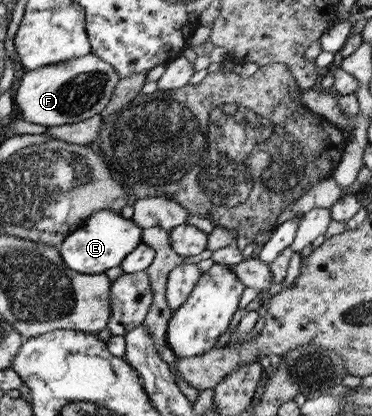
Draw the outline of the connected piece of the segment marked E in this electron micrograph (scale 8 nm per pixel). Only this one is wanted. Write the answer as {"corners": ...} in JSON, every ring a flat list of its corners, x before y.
{"corners":[[102,209,90,215,82,227,78,227,64,242,58,245,61,259,73,271,82,274,105,274,113,267,119,267,122,261,138,245,143,244,142,226,132,218,124,218,119,212]]}

